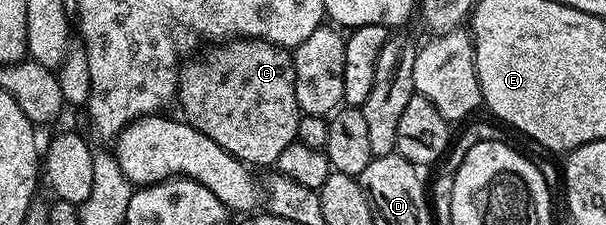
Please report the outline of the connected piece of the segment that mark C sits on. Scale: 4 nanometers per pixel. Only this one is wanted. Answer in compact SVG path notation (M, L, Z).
M230 39L213 47L216 48L205 59L185 62L180 67L178 104L184 110L183 118L206 133L210 141L222 145L222 149L229 151L235 159L240 159L253 168L271 168L278 157L282 157L282 149L296 142L296 130L302 114L296 100L293 52L264 39Z

